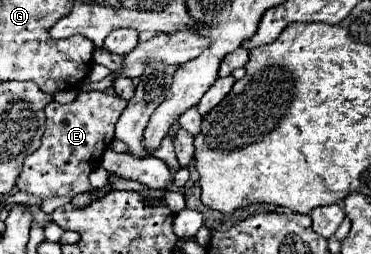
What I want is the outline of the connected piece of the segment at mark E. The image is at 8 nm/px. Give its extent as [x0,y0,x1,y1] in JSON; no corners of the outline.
[17,92,127,198]

